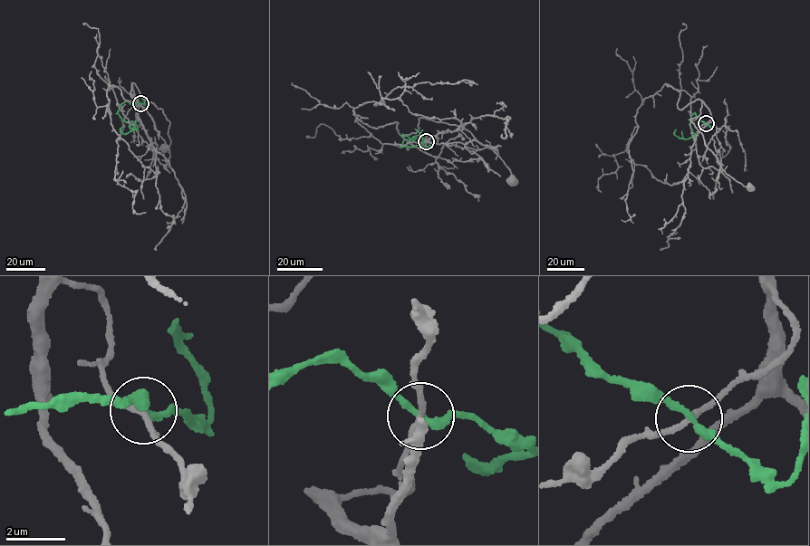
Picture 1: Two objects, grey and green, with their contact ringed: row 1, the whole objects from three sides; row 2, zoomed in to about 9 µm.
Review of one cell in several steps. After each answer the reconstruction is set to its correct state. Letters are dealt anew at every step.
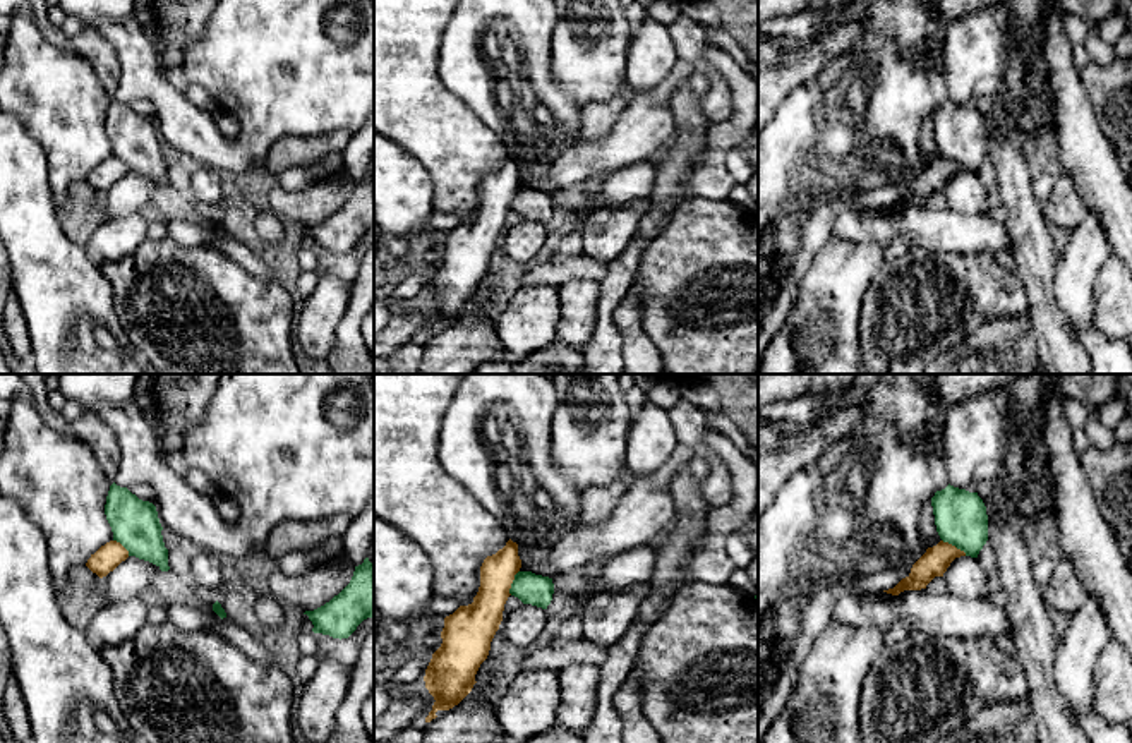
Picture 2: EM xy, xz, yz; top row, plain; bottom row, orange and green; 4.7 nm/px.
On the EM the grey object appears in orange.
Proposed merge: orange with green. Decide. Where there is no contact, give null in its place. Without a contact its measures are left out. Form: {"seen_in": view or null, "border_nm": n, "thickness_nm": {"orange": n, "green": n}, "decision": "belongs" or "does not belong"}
{"seen_in": "yz", "border_nm": 140, "thickness_nm": {"orange": 130, "green": 240}, "decision": "does not belong"}

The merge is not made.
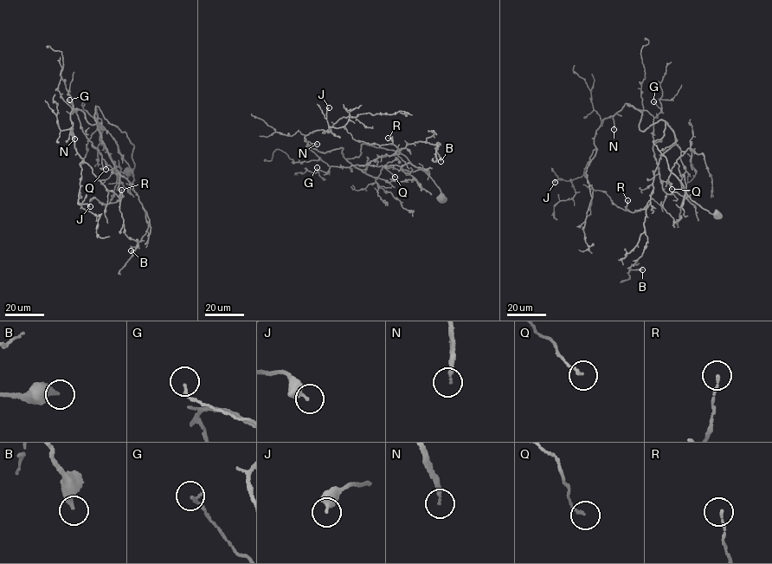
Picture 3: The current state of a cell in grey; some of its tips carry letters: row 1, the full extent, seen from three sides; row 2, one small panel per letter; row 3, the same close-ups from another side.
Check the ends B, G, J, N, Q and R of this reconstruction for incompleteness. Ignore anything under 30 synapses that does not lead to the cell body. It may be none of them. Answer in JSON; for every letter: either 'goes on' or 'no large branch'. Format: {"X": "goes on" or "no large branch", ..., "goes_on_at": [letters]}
{"B": "no large branch", "G": "no large branch", "J": "no large branch", "N": "goes on", "Q": "no large branch", "R": "no large branch", "goes_on_at": ["N"]}

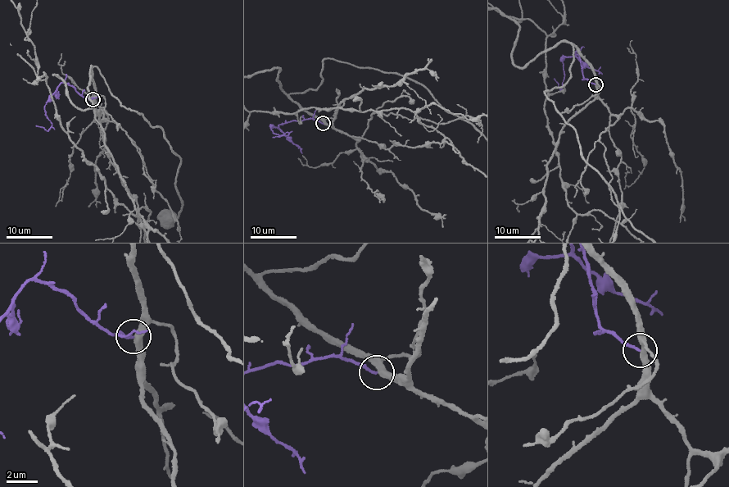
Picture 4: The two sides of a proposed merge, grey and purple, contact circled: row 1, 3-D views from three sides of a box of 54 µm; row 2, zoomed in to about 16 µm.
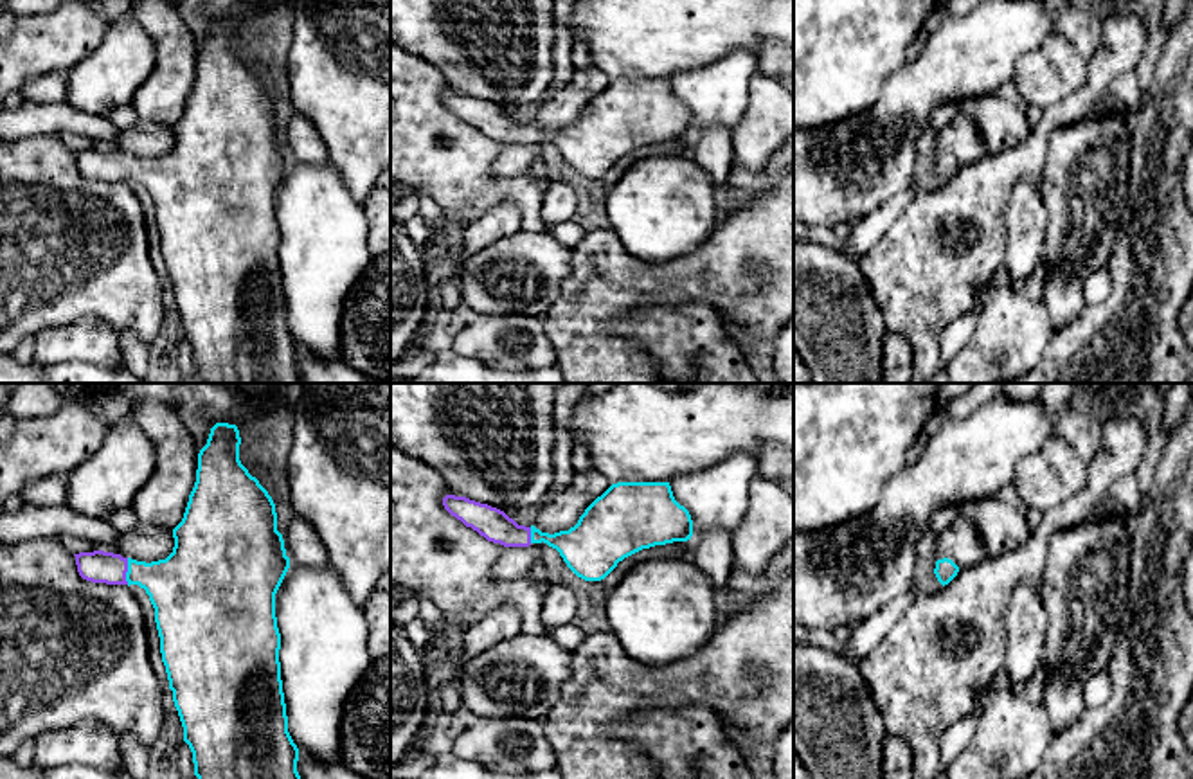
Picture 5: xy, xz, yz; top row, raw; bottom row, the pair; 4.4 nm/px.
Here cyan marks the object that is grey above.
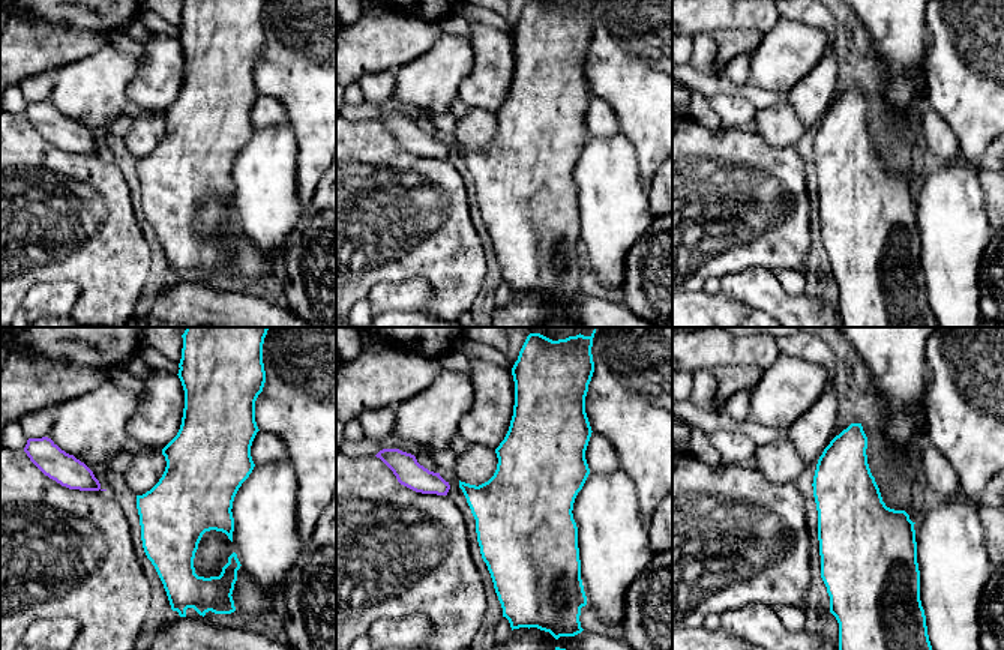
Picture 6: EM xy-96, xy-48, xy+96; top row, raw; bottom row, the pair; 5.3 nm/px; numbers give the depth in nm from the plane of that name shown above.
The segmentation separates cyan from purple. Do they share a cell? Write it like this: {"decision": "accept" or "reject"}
{"decision": "accept"}

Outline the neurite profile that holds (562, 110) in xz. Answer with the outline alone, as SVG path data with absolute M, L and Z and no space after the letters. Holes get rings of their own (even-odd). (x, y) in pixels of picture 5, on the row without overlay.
M592 61L585 68L576 68L572 79L554 97L540 103L534 124L549 131L569 128L610 83Z

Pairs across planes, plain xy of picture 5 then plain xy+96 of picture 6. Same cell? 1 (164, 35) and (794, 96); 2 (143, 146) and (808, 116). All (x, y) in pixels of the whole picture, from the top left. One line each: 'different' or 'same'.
1: same
2: different

